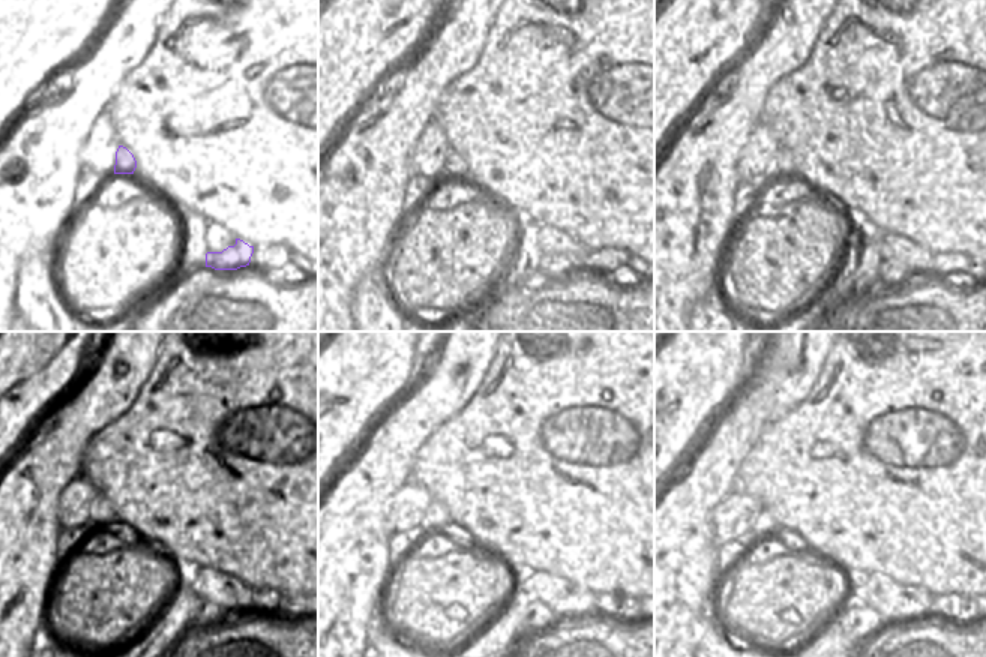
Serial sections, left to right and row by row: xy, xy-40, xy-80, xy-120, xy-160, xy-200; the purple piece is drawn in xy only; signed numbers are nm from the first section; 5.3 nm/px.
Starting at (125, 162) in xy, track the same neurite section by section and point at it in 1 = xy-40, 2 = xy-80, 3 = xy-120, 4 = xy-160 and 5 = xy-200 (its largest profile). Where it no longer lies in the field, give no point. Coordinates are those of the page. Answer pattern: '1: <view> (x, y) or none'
1: xy-40 (455, 167)
2: xy-80 (784, 165)
3: xy-120 (101, 513)
4: xy-160 (435, 518)
5: xy-200 (764, 524)

